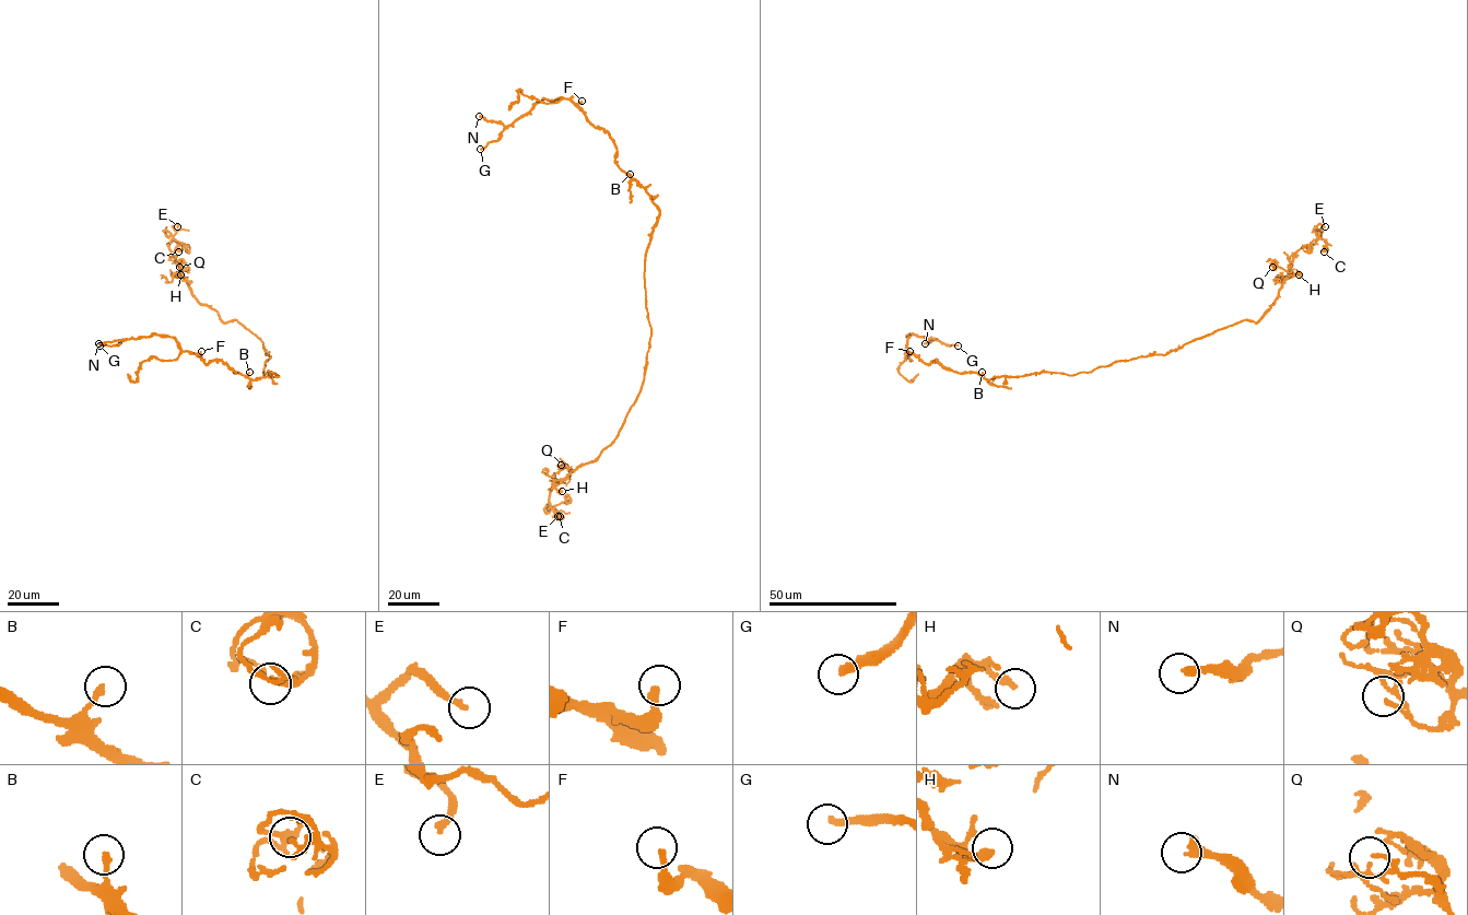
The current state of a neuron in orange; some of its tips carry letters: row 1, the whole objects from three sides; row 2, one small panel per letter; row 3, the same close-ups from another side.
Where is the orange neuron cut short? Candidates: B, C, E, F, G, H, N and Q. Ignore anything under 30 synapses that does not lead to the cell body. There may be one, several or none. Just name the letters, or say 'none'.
E, G, N

